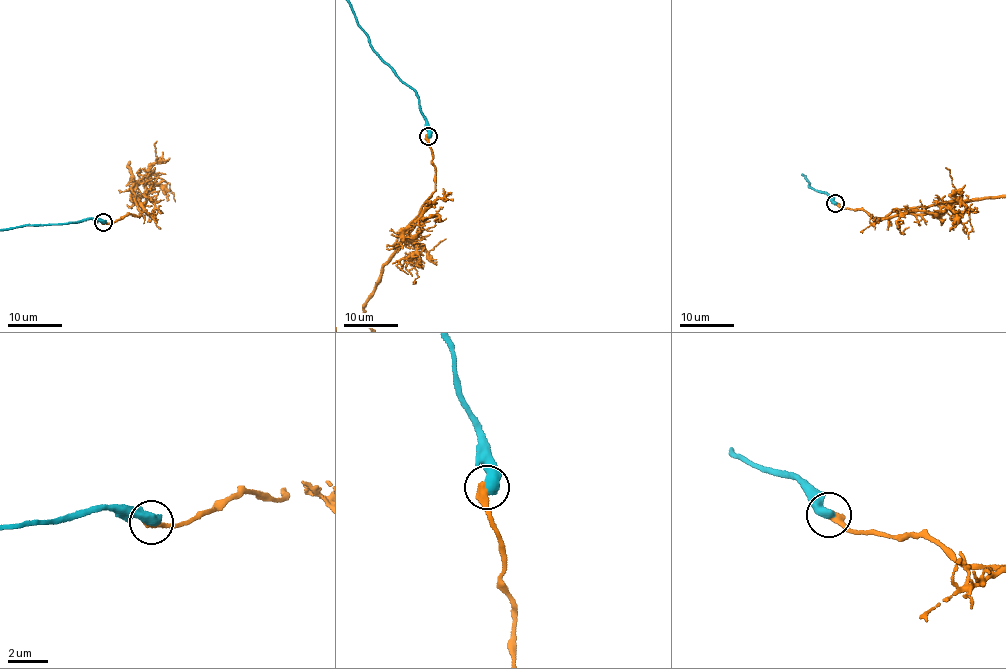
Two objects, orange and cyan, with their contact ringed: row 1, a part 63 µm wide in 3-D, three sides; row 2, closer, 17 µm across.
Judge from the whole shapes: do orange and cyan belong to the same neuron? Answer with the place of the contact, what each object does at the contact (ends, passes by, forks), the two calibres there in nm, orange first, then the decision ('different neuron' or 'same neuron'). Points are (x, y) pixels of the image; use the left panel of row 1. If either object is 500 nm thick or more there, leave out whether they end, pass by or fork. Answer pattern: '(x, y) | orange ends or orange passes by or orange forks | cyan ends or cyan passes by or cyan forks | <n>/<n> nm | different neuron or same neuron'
(103, 222) | 440/550 nm | different neuron

